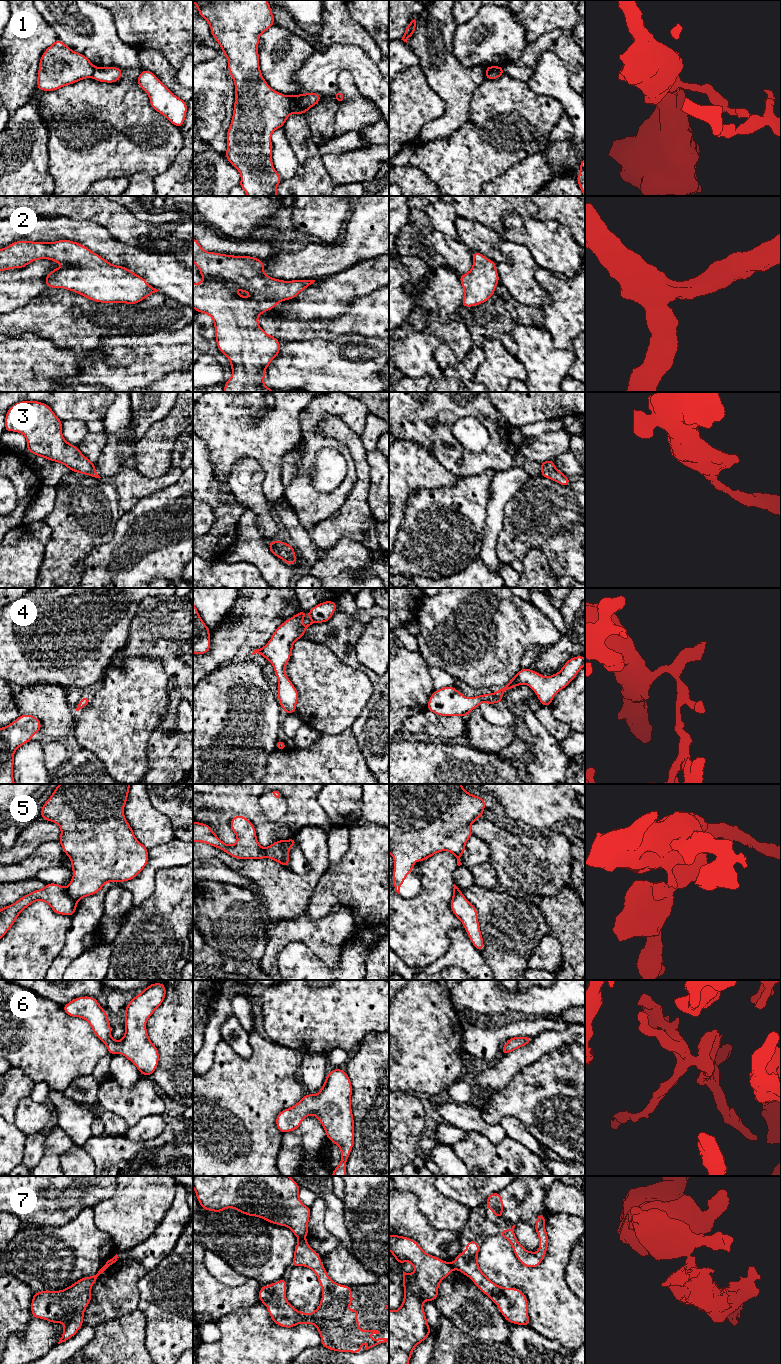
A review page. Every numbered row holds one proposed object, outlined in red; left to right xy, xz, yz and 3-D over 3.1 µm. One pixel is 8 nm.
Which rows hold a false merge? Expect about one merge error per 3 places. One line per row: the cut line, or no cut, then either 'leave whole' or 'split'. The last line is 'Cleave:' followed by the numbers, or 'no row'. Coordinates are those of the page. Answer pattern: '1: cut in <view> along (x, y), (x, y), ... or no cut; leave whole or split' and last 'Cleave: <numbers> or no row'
1: cut in xz along (290, 96), (290, 110), (292, 112); split
2: no cut; leave whole
3: no cut; leave whole
4: no cut; leave whole
5: cut in xy along (66, 888), (66, 891), (76, 902); split
6: no cut; leave whole
7: cut in xz along (299, 1238), (303, 1239); split
Cleave: 1, 5, 7

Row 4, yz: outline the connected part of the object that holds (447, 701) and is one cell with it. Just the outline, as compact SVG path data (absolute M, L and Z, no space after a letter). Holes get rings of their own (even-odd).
M582 655L570 658L558 673L549 677L540 675L530 668L521 668L509 683L497 692L476 695L473 698L464 696L452 686L443 687L430 696L427 710L440 716L466 717L482 702L491 705L502 703L504 692L522 684L530 686L543 706L550 706L554 696L577 676L584 665L585 658Z

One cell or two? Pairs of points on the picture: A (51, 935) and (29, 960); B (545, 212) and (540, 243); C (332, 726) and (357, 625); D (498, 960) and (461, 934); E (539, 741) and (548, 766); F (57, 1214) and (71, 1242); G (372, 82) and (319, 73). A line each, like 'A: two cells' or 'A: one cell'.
A: one cell
B: two cells
C: two cells
D: two cells
E: one cell
F: two cells
G: one cell

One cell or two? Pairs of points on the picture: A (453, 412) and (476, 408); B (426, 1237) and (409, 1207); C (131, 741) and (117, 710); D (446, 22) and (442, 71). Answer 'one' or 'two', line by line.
A: one
B: one
C: one
D: one

